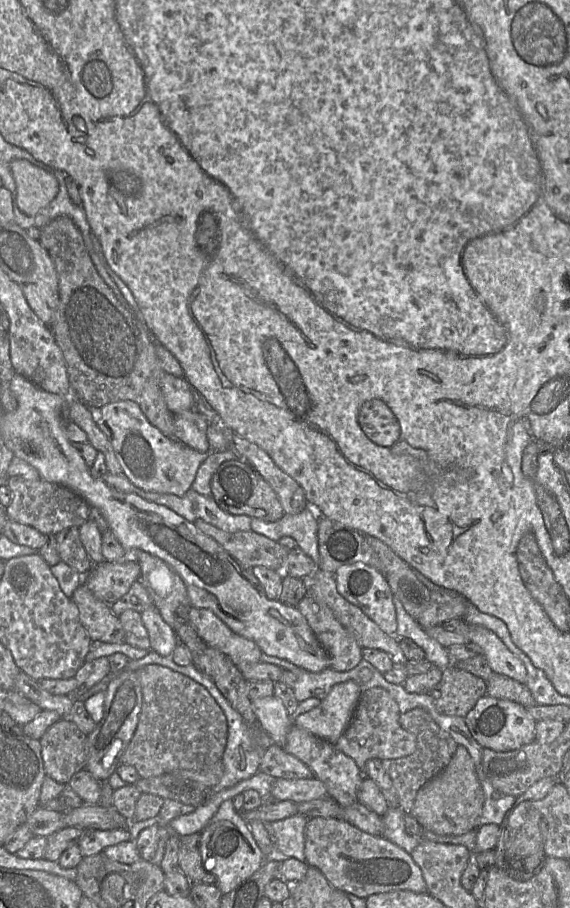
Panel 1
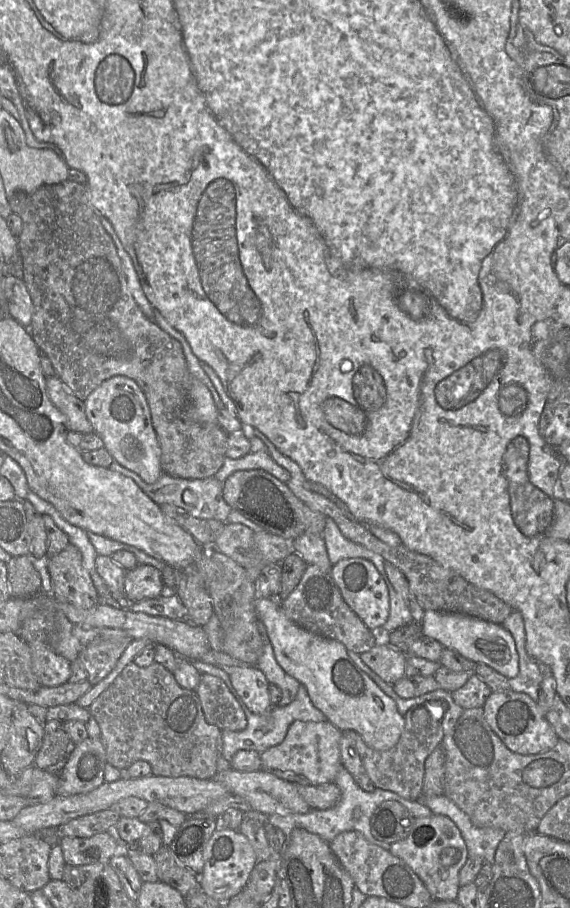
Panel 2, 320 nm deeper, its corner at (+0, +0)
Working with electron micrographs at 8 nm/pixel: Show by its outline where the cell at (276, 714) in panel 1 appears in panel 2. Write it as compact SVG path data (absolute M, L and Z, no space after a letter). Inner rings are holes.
M238 667L229 675L232 686L247 708L254 714L266 715L273 707L269 682L257 667Z

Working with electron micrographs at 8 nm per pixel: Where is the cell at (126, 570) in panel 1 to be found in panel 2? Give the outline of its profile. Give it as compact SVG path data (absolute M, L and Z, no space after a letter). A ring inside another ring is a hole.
M137 565L126 571L124 596L130 603L155 599L165 592L161 571L149 565Z

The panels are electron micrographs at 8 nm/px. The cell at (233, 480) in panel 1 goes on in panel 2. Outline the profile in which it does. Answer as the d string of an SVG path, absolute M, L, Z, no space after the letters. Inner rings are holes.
M240 470L223 484L223 498L233 509L272 535L292 542L303 534L322 536L327 517L311 510L299 500L285 483L264 470Z

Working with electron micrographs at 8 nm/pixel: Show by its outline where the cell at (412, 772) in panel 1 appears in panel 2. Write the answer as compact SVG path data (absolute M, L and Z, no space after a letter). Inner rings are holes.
M440 706L439 709L438 711L431 710L431 720L425 728L415 728L412 723L412 714L415 708L410 708L404 715L405 725L399 741L393 748L386 751L372 749L354 731L342 732L355 745L365 771L376 788L396 793L410 801L417 801L421 798L426 759L436 748L441 746L445 735L441 726L445 708Z

